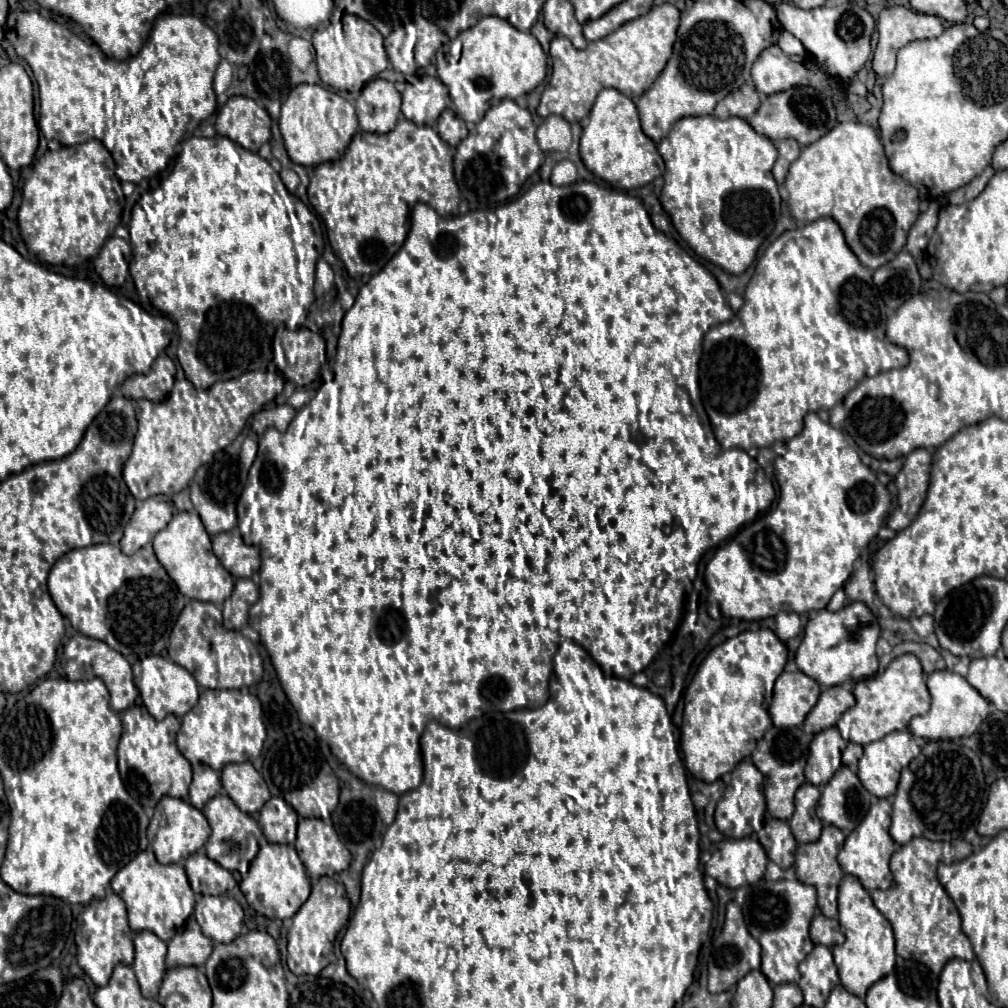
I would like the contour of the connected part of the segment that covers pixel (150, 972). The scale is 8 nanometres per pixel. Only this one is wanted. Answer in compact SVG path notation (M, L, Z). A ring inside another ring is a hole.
M138 932L134 934L134 952L132 970L136 972L142 994L146 998L156 998L166 972L166 944L158 936L152 936L152 932Z

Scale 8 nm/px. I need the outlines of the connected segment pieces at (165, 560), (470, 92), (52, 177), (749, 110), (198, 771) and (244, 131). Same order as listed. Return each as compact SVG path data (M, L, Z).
M196 512L174 514L172 522L156 534L154 552L160 564L166 568L168 576L174 580L174 584L184 596L220 606L232 594L234 578L214 556L210 546L210 536L206 534L204 524Z
M486 16L476 26L462 32L456 42L438 50L436 68L446 86L454 80L450 98L456 106L456 114L466 122L476 124L482 120L484 112L500 100L516 100L518 96L532 92L546 78L548 60L540 42L530 32L520 32L498 16Z
M90 140L78 146L62 146L60 150L48 150L40 160L36 160L32 176L24 182L22 206L18 212L20 234L28 246L42 262L54 266L80 266L82 262L94 258L102 244L114 234L121 220L125 197L122 186L114 173L110 152L100 140Z
M742 84L738 90L730 92L722 102L716 104L714 108L714 116L718 118L732 118L732 116L738 116L738 118L750 118L756 108L760 106L760 96L756 92L756 88L752 84Z
M204 764L194 766L194 780L190 784L190 804L202 810L204 804L210 798L218 796L220 792L222 792L222 784L220 784L218 774Z
M232 96L216 116L216 132L228 136L250 152L258 152L270 140L272 120L268 112L246 96Z

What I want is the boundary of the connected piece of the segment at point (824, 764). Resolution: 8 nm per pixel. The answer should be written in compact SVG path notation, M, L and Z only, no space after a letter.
M834 726L818 732L810 744L810 758L804 770L806 781L814 786L824 786L841 767L846 744L848 742Z

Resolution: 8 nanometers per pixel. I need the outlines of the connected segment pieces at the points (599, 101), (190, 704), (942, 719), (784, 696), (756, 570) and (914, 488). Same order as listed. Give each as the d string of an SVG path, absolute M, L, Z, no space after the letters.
M604 88L598 94L590 110L590 122L580 138L580 156L584 166L592 174L606 180L612 188L618 190L646 186L662 174L662 166L656 156L656 146L650 138L644 136L634 102L614 88Z
M150 655L138 660L132 666L132 670L134 670L134 684L140 690L142 702L156 720L162 720L168 714L182 718L186 712L190 712L196 706L200 690L194 676L186 668L174 664L172 660L164 660L160 655Z
M950 670L932 672L932 674L928 674L926 684L928 684L928 690L930 690L930 696L932 696L932 708L930 708L928 714L914 716L910 720L908 730L914 736L920 736L924 740L944 740L944 738L972 736L990 712L988 700L984 700L980 696L980 692L976 692L976 688L972 688L968 684L968 680L962 678L956 672L950 672Z
M782 672L774 684L772 702L768 710L774 726L802 726L806 714L818 702L818 696L818 682L804 672Z
M810 412L806 418L804 418L804 430L794 436L792 440L786 442L786 454L778 456L774 462L775 478L780 486L780 500L778 500L778 506L774 512L770 512L766 518L758 518L754 520L750 526L746 526L744 530L740 530L740 534L732 540L728 540L722 548L718 548L718 552L714 554L714 558L708 562L706 566L706 586L708 586L709 593L707 597L707 612L711 618L713 618L713 605L717 604L721 611L721 614L725 618L738 618L742 620L762 620L762 618L770 618L770 616L776 616L778 612L796 612L796 614L804 614L804 612L810 612L810 610L822 610L828 600L832 598L832 594L836 590L840 590L844 586L844 582L848 580L848 576L852 574L854 570L854 562L858 560L860 556L860 550L878 534L884 518L888 516L888 510L890 510L890 494L886 490L884 484L880 484L880 480L876 478L876 474L864 466L858 458L858 452L846 442L844 434L836 428L832 428L830 424L822 422L818 418L818 414Z
M926 448L912 450L904 458L904 468L894 478L898 488L898 508L890 514L888 526L892 530L904 530L916 518L928 490L932 456Z

